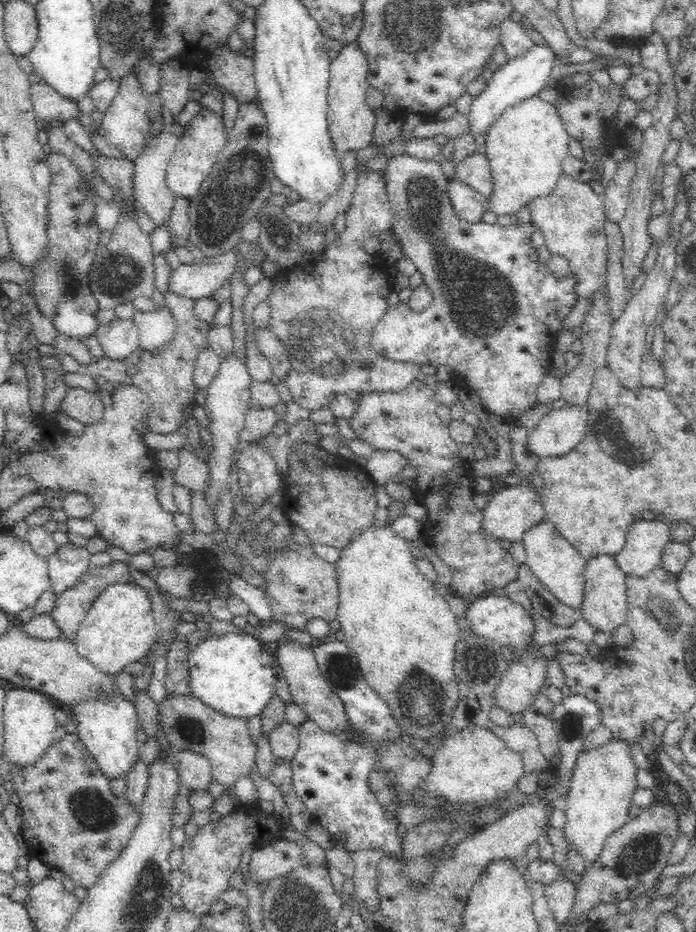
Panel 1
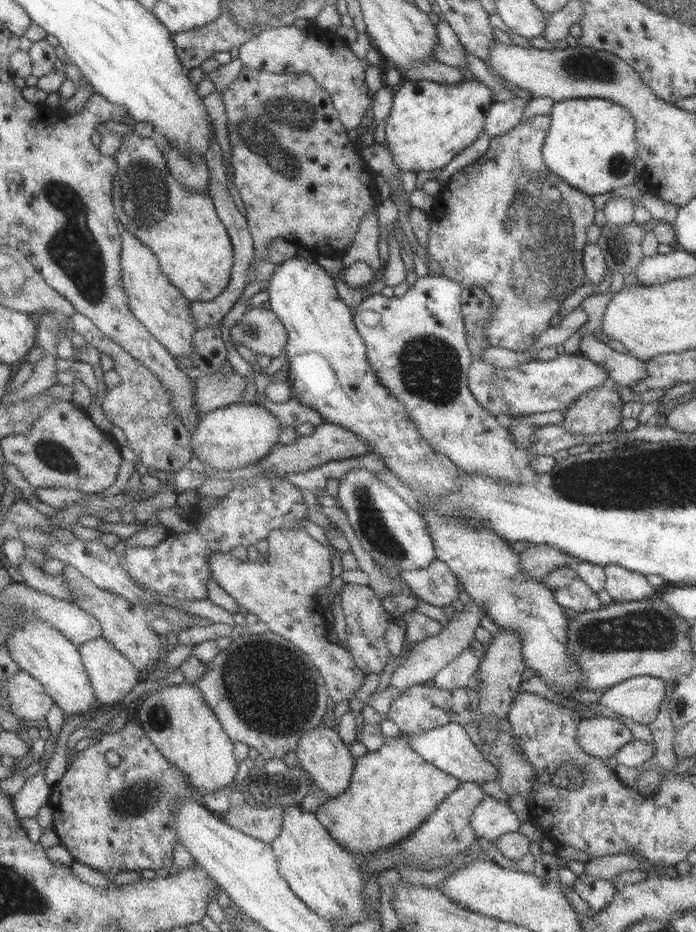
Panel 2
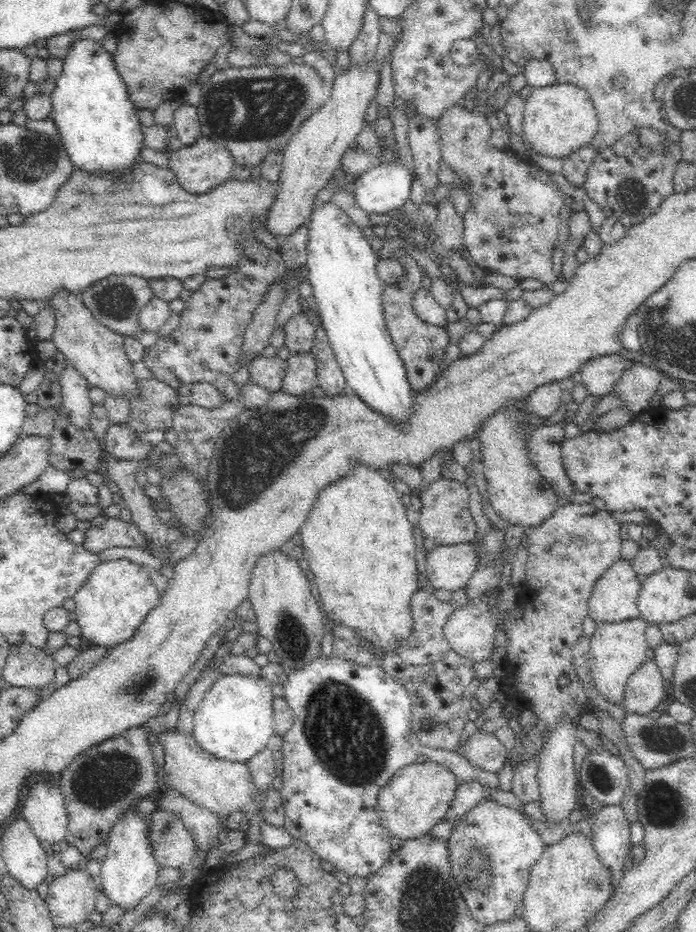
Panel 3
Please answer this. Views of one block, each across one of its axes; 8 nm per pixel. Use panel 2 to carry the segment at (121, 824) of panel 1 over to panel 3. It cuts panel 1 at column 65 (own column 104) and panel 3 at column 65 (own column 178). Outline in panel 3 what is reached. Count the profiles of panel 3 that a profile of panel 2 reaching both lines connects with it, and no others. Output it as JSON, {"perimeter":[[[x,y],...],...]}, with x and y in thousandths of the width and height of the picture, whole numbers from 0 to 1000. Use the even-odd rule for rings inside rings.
{"perimeter":[[[194,779],[174,785],[171,790],[149,794],[147,797],[118,806],[109,811],[85,833],[85,844],[93,856],[98,870],[98,895],[92,906],[108,908],[116,914],[116,921],[126,922],[132,910],[152,902],[167,880],[203,856],[218,855],[233,849],[231,826],[221,818],[218,810],[218,794],[223,789],[210,784],[207,779]]]}

